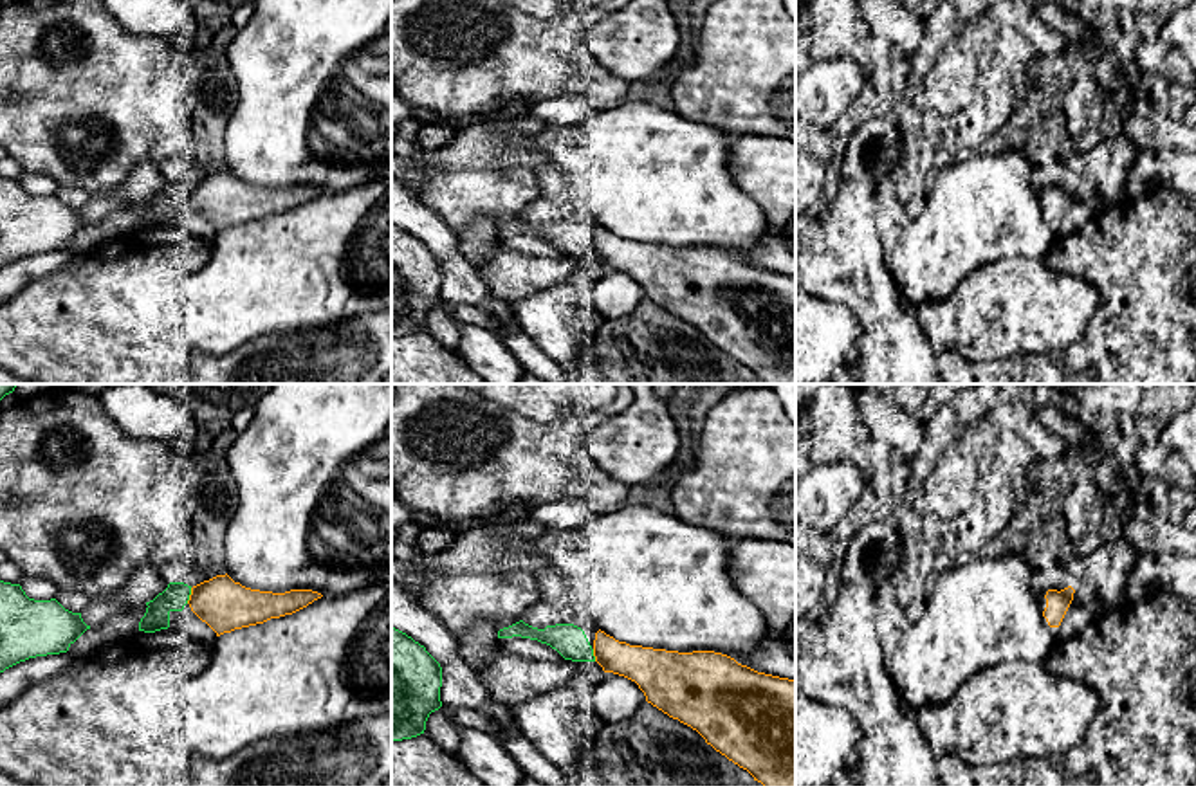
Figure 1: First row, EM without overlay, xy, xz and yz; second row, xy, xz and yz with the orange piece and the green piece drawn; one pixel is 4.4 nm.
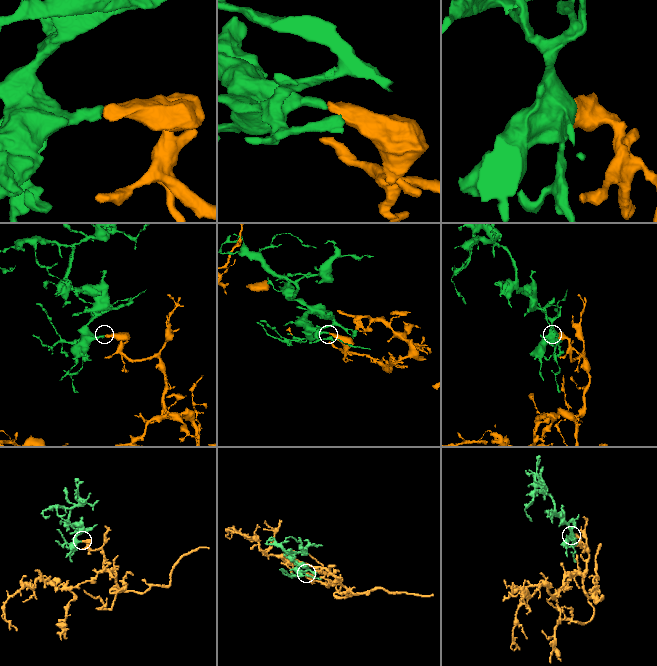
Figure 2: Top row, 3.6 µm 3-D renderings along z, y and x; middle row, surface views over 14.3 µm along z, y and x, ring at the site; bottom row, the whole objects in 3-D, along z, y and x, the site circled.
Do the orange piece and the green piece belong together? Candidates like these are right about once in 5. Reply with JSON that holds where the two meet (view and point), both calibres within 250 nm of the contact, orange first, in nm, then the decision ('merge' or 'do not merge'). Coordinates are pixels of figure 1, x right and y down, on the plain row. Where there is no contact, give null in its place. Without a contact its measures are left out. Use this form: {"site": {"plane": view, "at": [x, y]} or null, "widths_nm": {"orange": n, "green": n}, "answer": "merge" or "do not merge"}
{"site": {"plane": "xy", "at": [190, 191]}, "widths_nm": {"orange": 220, "green": 110}, "answer": "merge"}

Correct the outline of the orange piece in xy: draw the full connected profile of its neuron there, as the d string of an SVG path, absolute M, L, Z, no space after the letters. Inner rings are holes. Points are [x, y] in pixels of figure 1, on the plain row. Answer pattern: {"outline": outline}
{"outline": "M227 169L193 184L184 178L170 178L162 189L146 198L148 204L139 218L139 227L155 229L168 225L170 209L182 207L188 200L220 233L292 211L321 193L321 189L312 186L290 186L285 189L251 186L235 178Z"}

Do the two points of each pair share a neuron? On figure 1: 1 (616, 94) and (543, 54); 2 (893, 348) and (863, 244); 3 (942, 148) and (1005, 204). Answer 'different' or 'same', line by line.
1: same
2: same
3: different

